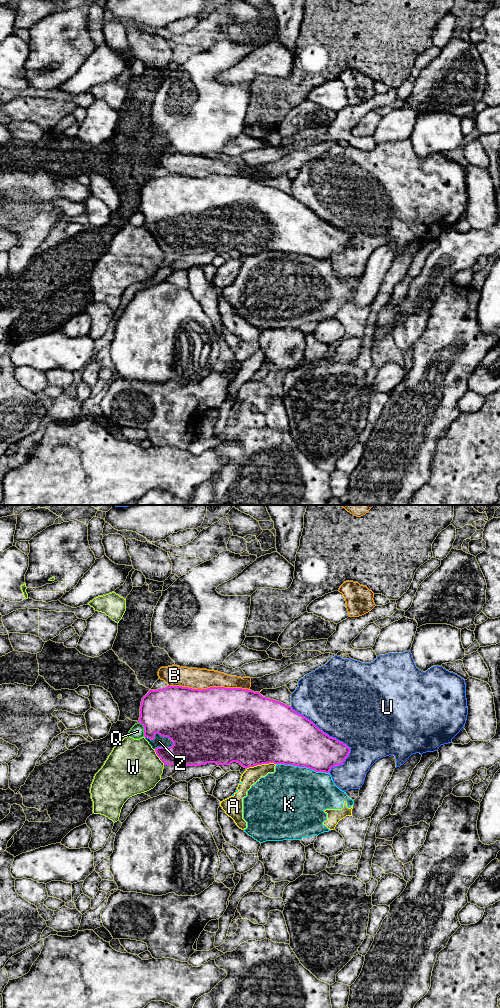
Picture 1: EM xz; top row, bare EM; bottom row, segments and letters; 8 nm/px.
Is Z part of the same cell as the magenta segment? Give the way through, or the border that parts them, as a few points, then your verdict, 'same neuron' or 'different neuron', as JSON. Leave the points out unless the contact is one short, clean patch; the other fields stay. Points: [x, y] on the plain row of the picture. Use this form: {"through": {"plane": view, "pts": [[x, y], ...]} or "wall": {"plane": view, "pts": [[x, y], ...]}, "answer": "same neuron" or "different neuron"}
{"answer": "same neuron"}

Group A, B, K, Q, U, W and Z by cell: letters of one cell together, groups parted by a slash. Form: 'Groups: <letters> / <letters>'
Groups: A K / B / Q / U / W / Z

